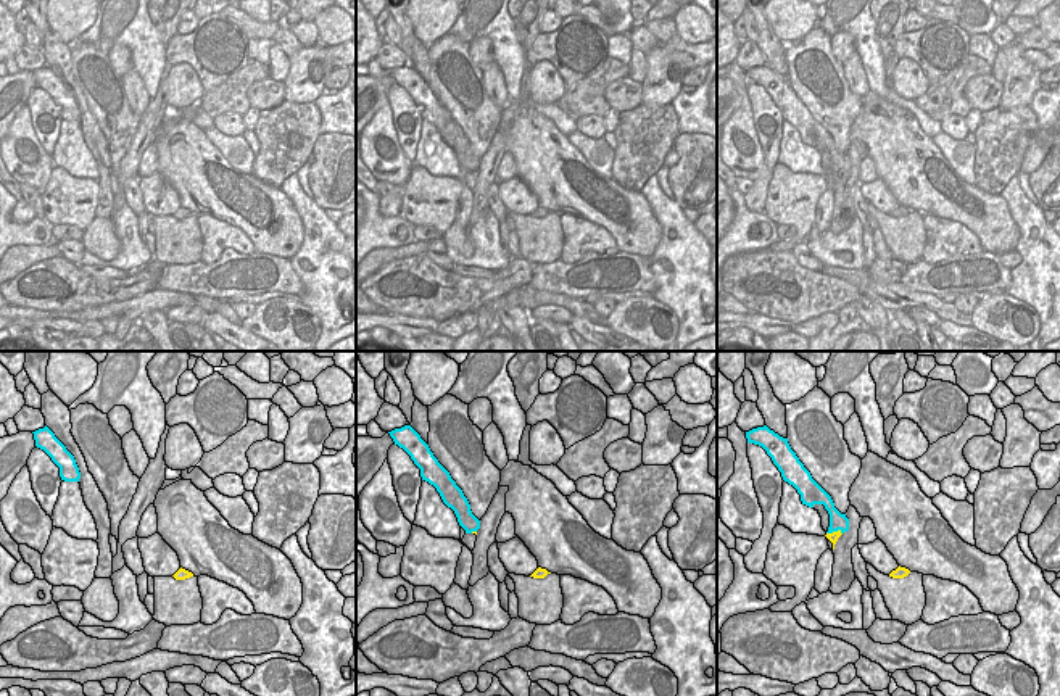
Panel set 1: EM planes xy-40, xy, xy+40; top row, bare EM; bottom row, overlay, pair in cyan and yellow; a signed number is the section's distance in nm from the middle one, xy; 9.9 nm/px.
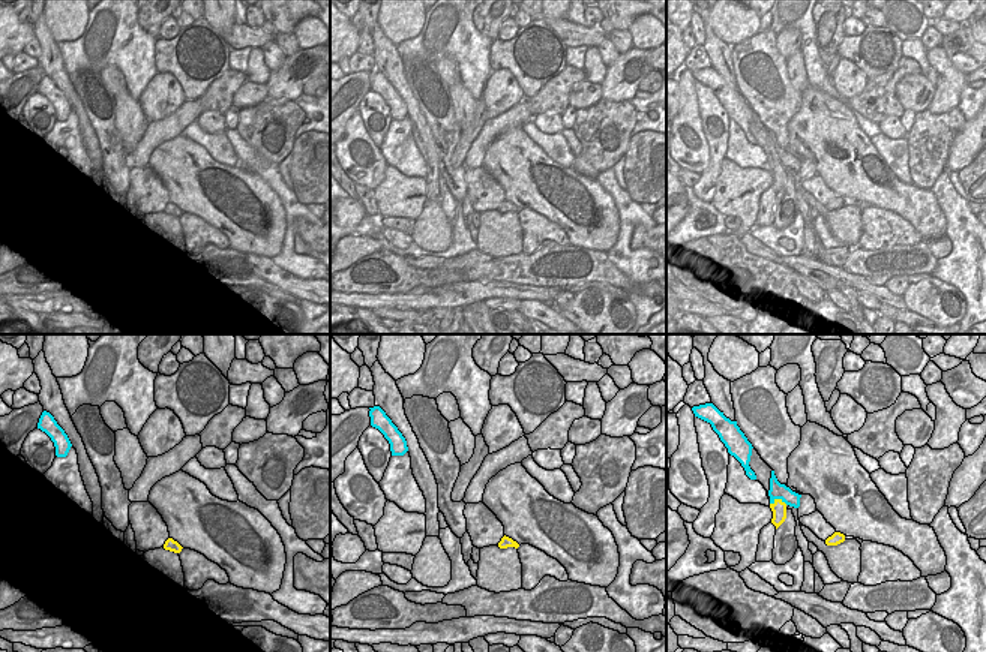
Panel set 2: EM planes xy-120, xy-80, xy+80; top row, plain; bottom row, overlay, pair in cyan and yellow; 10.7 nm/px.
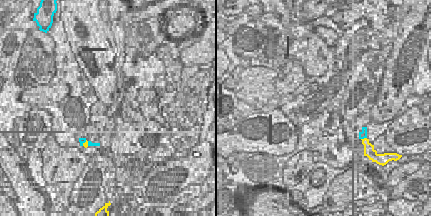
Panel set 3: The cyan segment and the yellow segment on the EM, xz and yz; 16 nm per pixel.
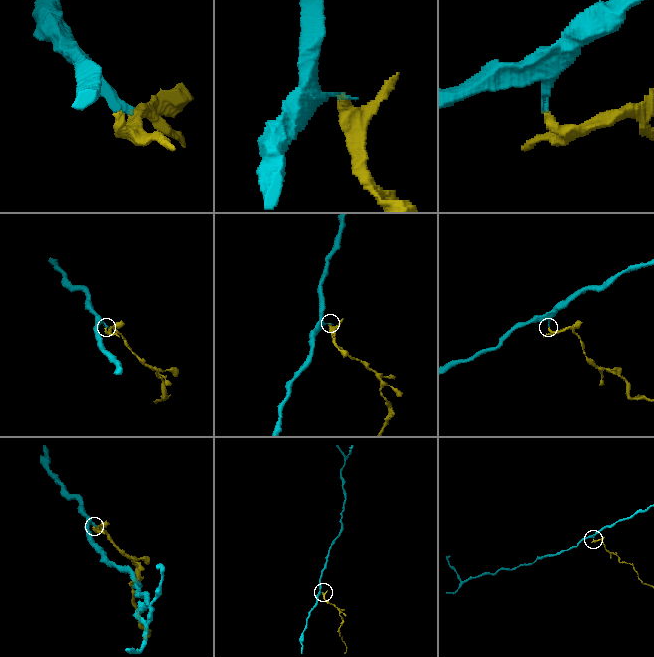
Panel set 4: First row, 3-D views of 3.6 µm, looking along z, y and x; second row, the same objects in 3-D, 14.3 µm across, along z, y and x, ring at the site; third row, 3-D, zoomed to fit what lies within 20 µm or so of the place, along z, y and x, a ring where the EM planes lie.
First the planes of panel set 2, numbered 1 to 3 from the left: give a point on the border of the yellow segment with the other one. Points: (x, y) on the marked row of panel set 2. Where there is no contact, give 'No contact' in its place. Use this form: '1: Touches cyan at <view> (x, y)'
1: No contact
2: No contact
3: Touches cyan at xy+80 (779, 498)

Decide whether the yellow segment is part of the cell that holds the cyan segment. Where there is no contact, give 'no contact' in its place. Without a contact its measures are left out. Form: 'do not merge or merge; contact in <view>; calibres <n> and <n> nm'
do not merge; contact in xy+40; calibres 170 and 100 nm

